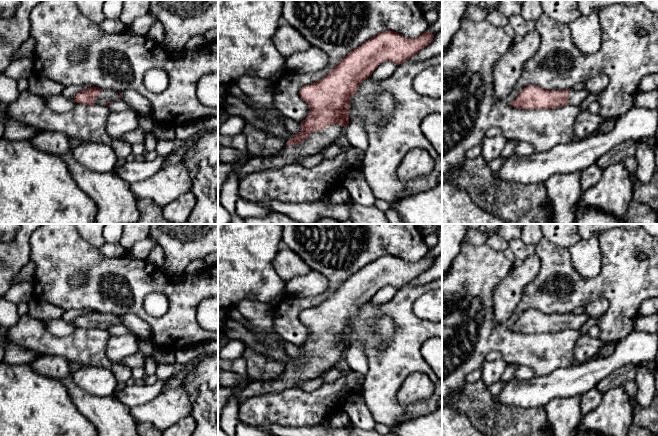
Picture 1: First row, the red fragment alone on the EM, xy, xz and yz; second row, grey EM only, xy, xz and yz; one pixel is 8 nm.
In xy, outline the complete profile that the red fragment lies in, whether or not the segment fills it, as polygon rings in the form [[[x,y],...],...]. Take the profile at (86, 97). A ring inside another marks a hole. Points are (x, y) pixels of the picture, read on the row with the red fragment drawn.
[[[89,87],[77,93],[73,99],[76,103],[84,105],[108,106],[111,101],[121,99],[121,92],[100,89],[98,87]]]

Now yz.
[[[537,85],[523,88],[511,105],[518,109],[555,109],[565,105],[579,106],[588,96],[584,90],[562,89],[545,90]]]

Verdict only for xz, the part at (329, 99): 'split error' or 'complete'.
split error

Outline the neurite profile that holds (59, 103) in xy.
[[[63,94],[44,96],[44,98],[49,109],[57,113],[69,112],[76,104],[73,98],[66,98]]]

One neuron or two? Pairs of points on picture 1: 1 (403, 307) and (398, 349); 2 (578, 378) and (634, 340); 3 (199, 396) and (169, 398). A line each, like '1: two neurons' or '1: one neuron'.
1: one neuron
2: one neuron
3: two neurons

